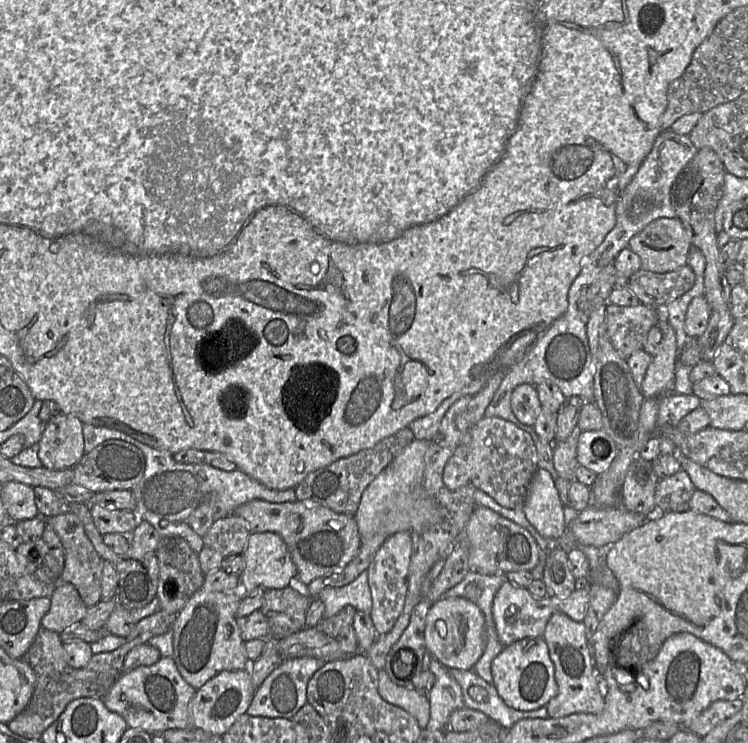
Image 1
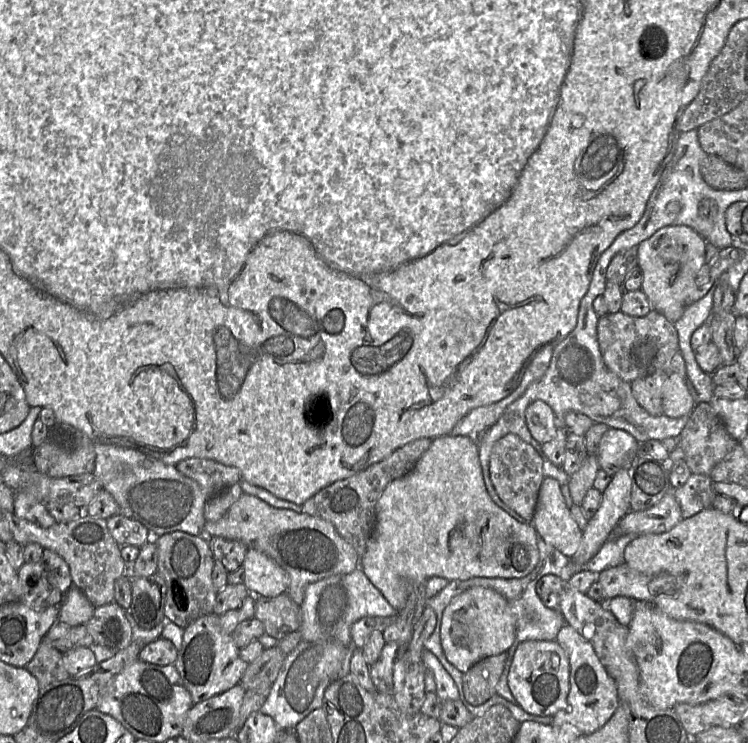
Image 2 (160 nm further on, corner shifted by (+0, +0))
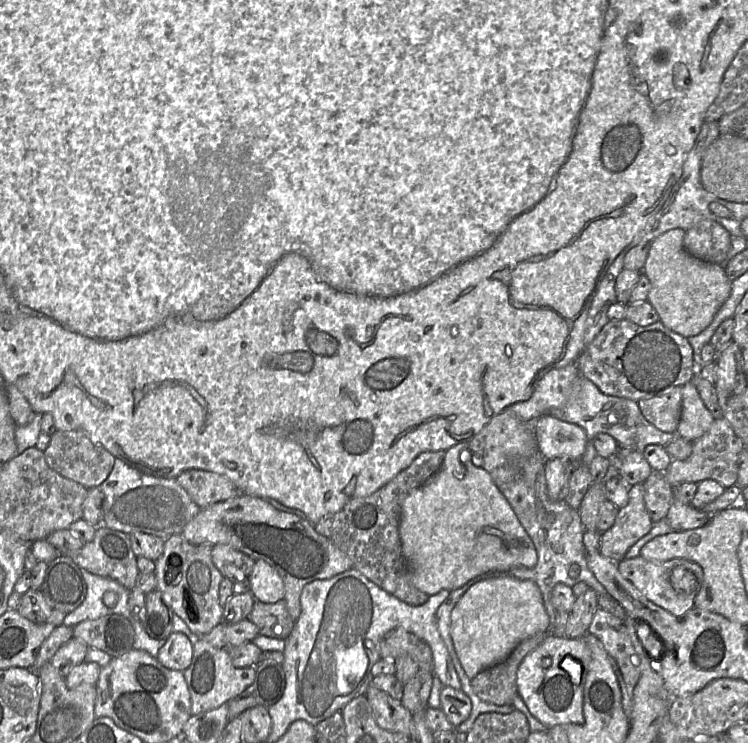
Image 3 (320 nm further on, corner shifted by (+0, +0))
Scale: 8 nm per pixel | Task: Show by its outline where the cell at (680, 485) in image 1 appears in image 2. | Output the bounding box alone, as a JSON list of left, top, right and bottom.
[674,473,716,518]

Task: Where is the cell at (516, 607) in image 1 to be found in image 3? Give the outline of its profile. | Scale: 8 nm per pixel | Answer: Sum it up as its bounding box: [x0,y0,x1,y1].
[617,556,703,616]

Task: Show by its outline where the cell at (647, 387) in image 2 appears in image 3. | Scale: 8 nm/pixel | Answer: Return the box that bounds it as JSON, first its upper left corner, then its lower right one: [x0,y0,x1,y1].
[637,388,682,433]

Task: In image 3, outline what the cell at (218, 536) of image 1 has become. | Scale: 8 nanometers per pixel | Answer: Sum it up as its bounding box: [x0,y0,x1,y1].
[211,544,255,583]

